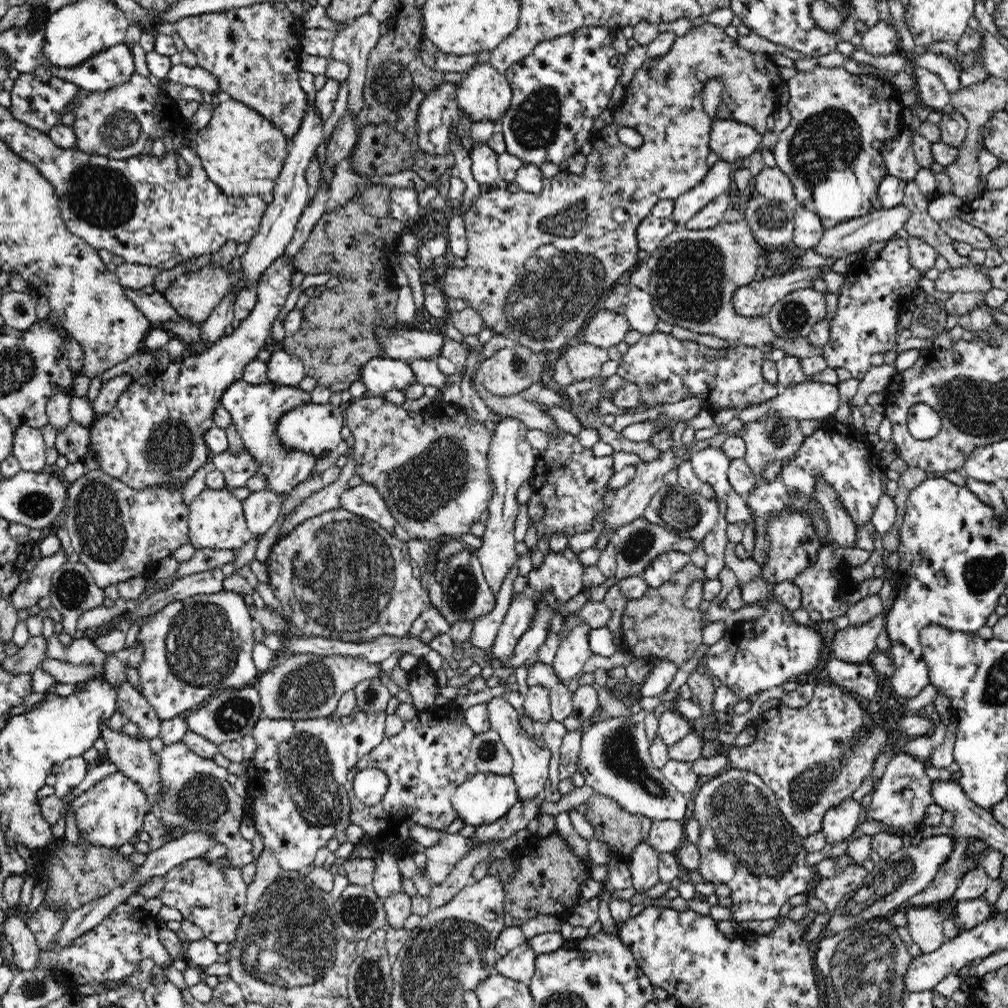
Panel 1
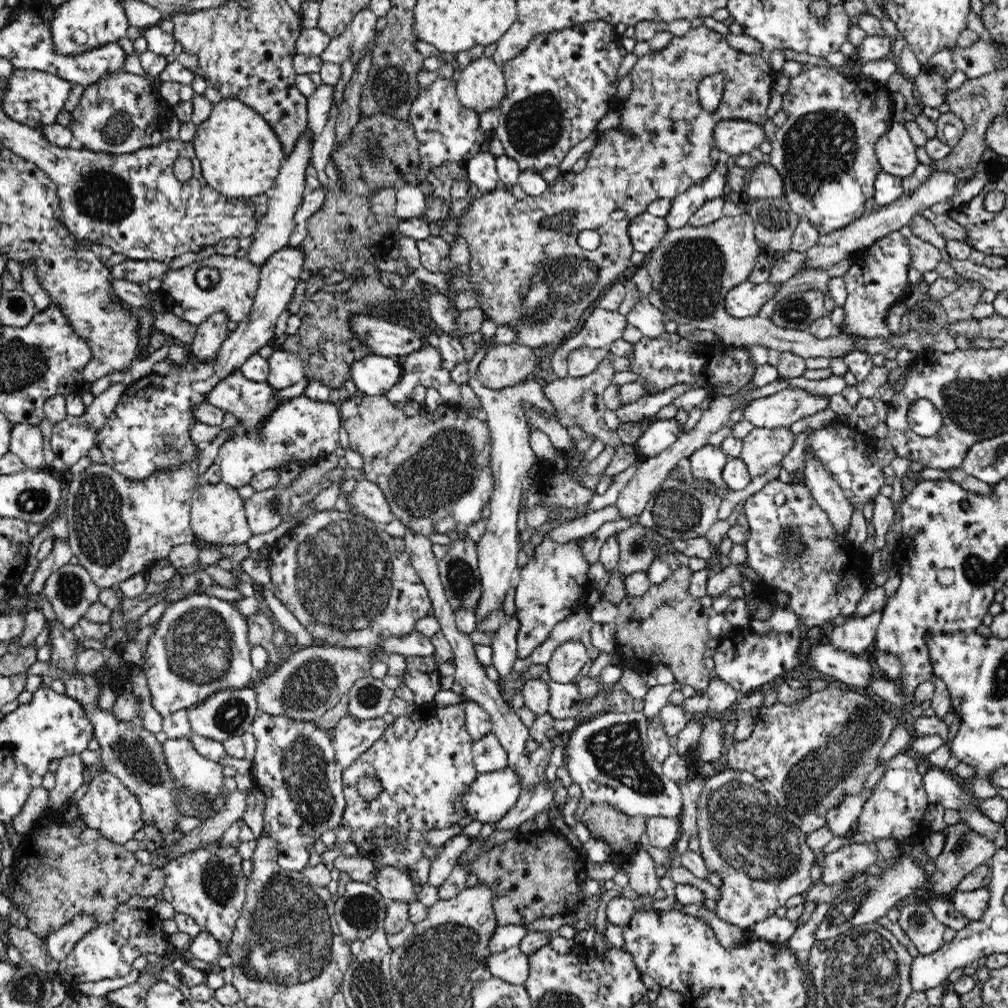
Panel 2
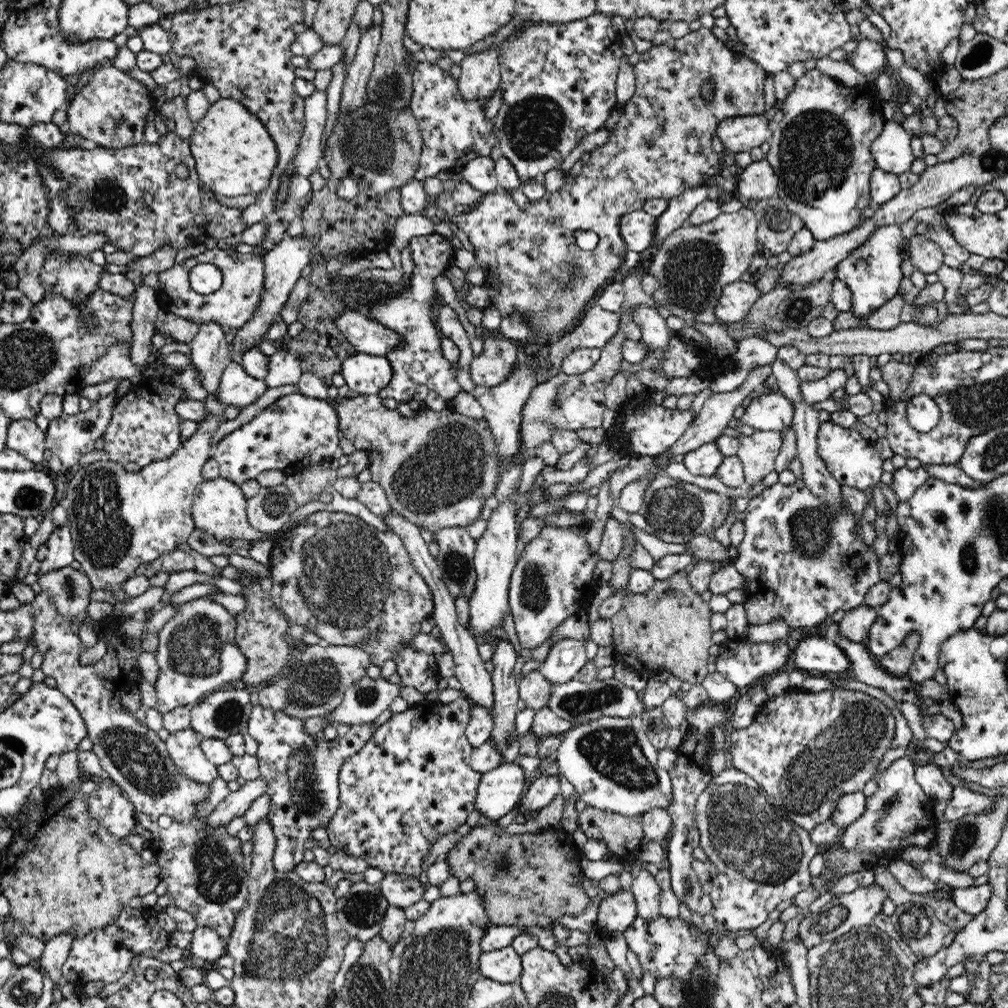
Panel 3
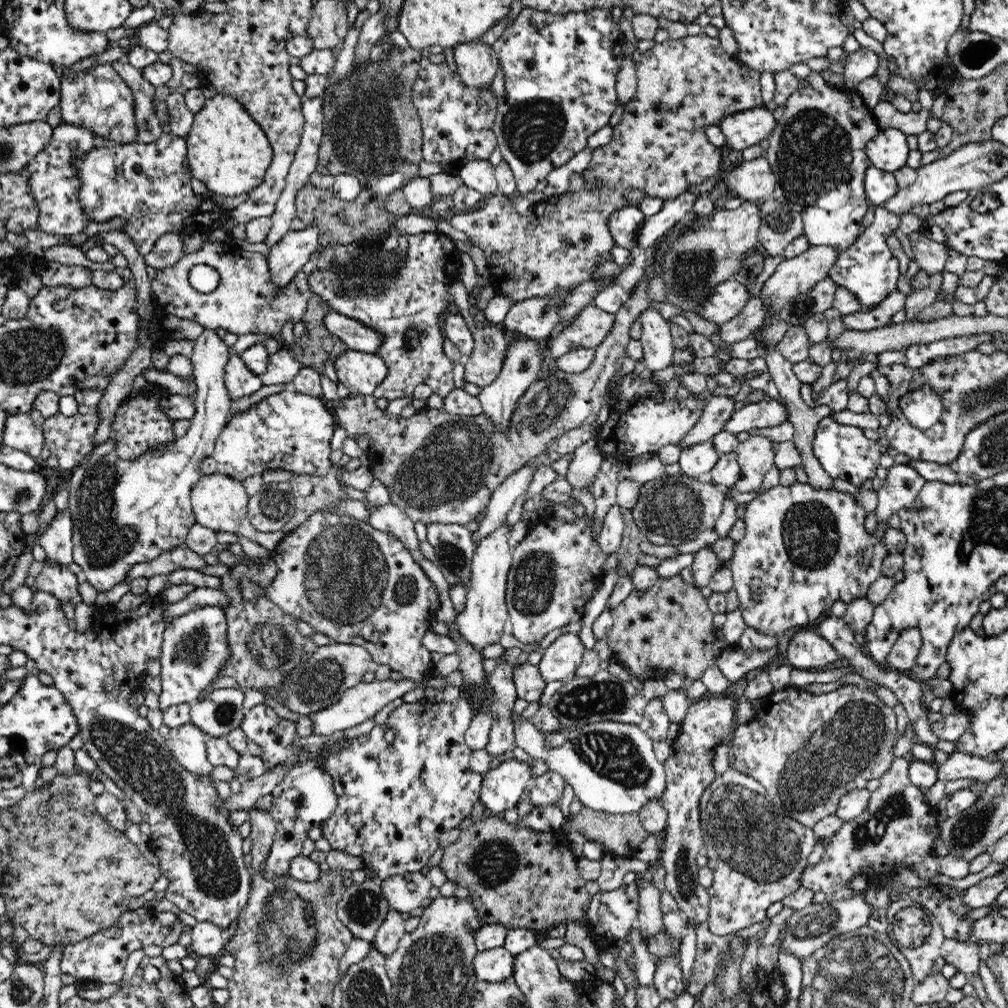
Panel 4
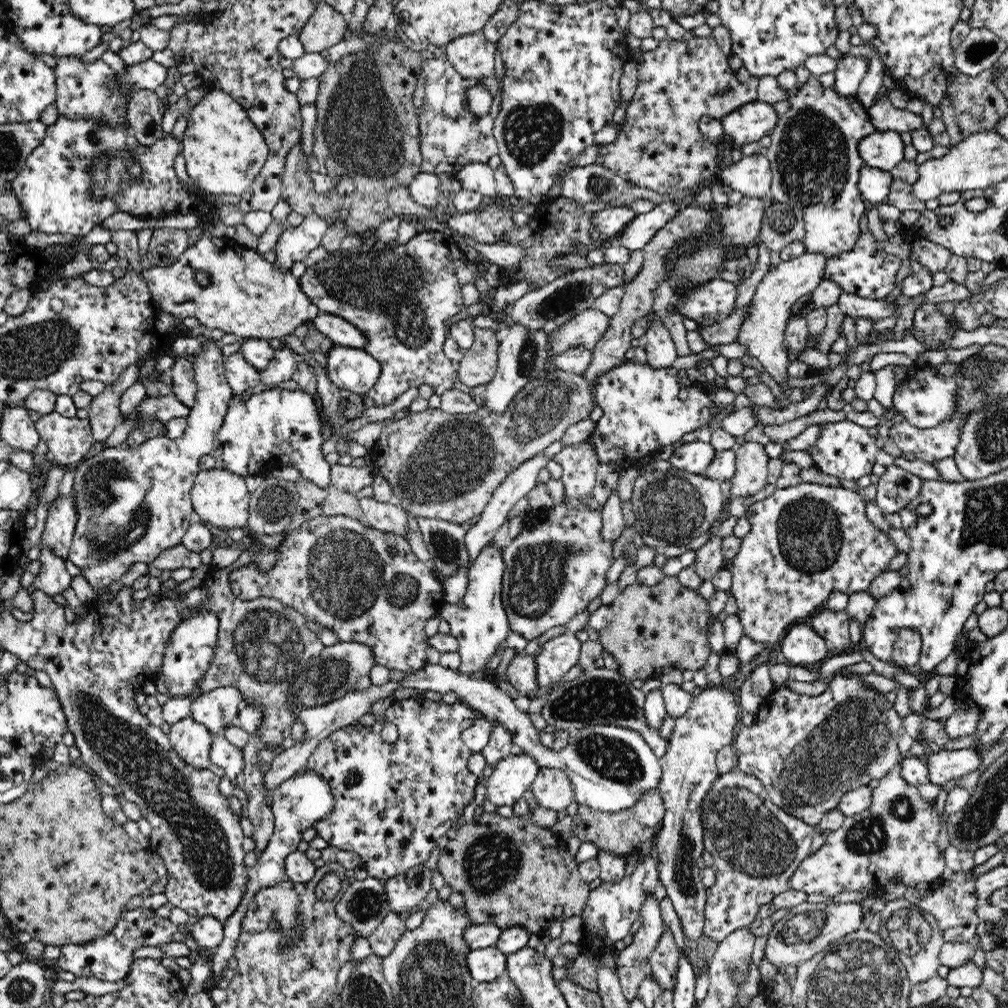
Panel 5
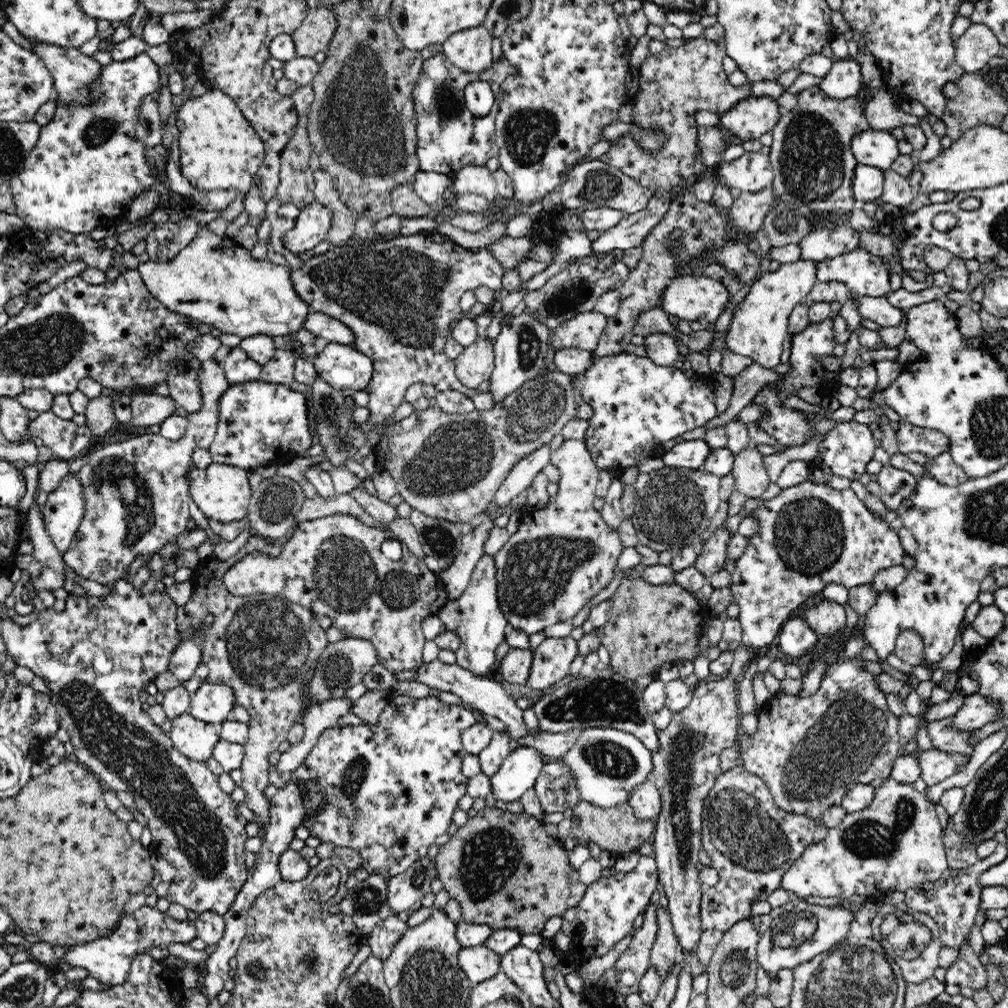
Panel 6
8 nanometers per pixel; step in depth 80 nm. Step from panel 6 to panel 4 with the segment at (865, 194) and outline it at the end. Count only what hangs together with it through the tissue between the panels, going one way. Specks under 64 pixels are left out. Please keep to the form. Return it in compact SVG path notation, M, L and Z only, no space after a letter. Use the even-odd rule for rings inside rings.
M871 165L864 172L864 190L870 206L883 205L898 191L898 181L893 172L886 172Z

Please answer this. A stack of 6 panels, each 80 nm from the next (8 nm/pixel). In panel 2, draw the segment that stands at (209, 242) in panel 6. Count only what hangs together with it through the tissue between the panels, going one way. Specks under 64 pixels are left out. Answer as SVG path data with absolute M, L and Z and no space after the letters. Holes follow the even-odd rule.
M214 252L206 258L192 260L184 268L178 268L178 270L168 269L160 276L161 286L155 294L164 311L196 326L202 324L214 314L226 314L230 322L238 325L240 322L244 322L252 311L259 285L260 269L261 267L254 264L247 255L239 258L235 254L221 255ZM204 266L216 268L221 273L220 282L210 290L198 287L196 279L194 279L194 272L204 268Z

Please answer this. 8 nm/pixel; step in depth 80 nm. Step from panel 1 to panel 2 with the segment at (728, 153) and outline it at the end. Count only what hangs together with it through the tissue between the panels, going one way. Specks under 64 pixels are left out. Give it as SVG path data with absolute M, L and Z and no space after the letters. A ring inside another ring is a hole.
M739 119L721 121L711 134L711 144L724 150L731 160L740 154L751 153L766 141L769 139L762 125Z

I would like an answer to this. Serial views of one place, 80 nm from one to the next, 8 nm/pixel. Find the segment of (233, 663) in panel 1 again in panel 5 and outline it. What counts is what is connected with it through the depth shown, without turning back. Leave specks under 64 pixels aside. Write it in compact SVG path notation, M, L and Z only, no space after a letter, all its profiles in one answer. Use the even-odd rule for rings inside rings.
M200 611L196 616L180 621L165 648L165 659L161 672L166 676L168 696L190 696L198 680L202 680L208 670L210 658L214 656L214 642L218 640L218 616L212 612Z

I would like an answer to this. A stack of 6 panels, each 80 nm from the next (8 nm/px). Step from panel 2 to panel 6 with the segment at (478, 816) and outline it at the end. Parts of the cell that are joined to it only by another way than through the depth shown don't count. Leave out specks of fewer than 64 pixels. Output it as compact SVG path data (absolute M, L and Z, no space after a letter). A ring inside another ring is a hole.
M518 745L507 754L498 772L489 780L494 799L521 801L521 796L534 788L545 764L546 757L540 751Z

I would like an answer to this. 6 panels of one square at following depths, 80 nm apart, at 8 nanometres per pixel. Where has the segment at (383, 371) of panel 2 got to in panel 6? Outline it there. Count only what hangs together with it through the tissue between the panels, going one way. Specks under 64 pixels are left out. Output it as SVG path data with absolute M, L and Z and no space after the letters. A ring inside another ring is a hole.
M328 343L313 361L317 377L332 388L343 390L366 390L373 365L372 360L355 350L352 345Z

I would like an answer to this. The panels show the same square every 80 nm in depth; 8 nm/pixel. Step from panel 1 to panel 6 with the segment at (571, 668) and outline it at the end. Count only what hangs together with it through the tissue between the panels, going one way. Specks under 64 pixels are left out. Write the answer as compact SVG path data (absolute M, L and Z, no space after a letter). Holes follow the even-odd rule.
M571 636L546 637L532 649L532 664L525 685L534 690L541 690L562 680L566 674L571 674L570 662L578 653L577 640Z

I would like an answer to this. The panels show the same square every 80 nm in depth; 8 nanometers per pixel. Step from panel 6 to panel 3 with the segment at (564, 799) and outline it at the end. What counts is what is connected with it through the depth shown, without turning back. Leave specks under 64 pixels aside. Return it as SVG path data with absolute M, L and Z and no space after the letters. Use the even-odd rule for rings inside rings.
M542 774L531 782L528 792L522 798L522 808L524 811L540 811L553 802L555 798L558 798L560 794L560 775Z

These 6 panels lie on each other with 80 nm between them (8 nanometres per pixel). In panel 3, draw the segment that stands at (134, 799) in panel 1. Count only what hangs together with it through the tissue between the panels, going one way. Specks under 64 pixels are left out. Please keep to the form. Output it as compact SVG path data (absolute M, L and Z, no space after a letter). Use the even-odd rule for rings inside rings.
M109 779L100 781L100 788L90 796L90 814L98 819L114 837L124 838L135 828L135 807L120 787Z

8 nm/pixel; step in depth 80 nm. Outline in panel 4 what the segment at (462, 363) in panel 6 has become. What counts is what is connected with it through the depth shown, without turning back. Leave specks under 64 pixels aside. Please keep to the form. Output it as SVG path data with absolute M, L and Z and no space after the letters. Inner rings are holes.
M488 325L484 328L470 326L474 334L474 349L465 364L465 383L478 387L488 387L502 371L503 361L507 354L504 329L500 326Z

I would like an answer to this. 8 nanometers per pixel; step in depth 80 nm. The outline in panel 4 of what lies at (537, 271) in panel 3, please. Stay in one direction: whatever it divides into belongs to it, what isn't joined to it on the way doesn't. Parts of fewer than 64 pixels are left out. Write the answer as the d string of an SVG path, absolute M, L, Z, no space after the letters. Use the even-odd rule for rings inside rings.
M699 33L678 40L668 38L641 53L635 62L637 91L634 99L625 104L622 120L613 126L610 143L593 150L593 159L583 172L585 178L605 180L605 187L601 191L590 193L582 189L579 193L566 192L545 197L532 205L526 217L516 213L512 197L496 193L488 196L480 210L448 216L456 230L464 232L472 238L473 244L484 250L491 266L488 282L496 292L509 296L515 303L530 296L546 296L560 286L570 288L586 278L592 278L595 275L592 271L594 264L609 259L609 252L616 245L608 231L606 218L610 212L626 207L626 203L621 201L624 200L622 192L626 188L638 188L644 190L648 197L671 201L683 195L690 186L700 185L711 176L722 175L720 148L709 141L704 133L704 125L719 125L724 118L751 110L754 106L762 106L764 102L759 83L761 73L746 67L736 55L726 53L721 44L719 37Z

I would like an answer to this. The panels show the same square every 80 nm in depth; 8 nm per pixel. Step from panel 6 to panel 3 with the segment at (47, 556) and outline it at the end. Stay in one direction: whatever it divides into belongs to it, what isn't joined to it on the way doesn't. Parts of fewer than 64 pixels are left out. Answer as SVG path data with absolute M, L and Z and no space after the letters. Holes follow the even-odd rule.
M70 566L48 570L39 574L37 583L46 597L50 597L58 612L66 618L78 616L90 603L90 591L93 587L86 573Z

